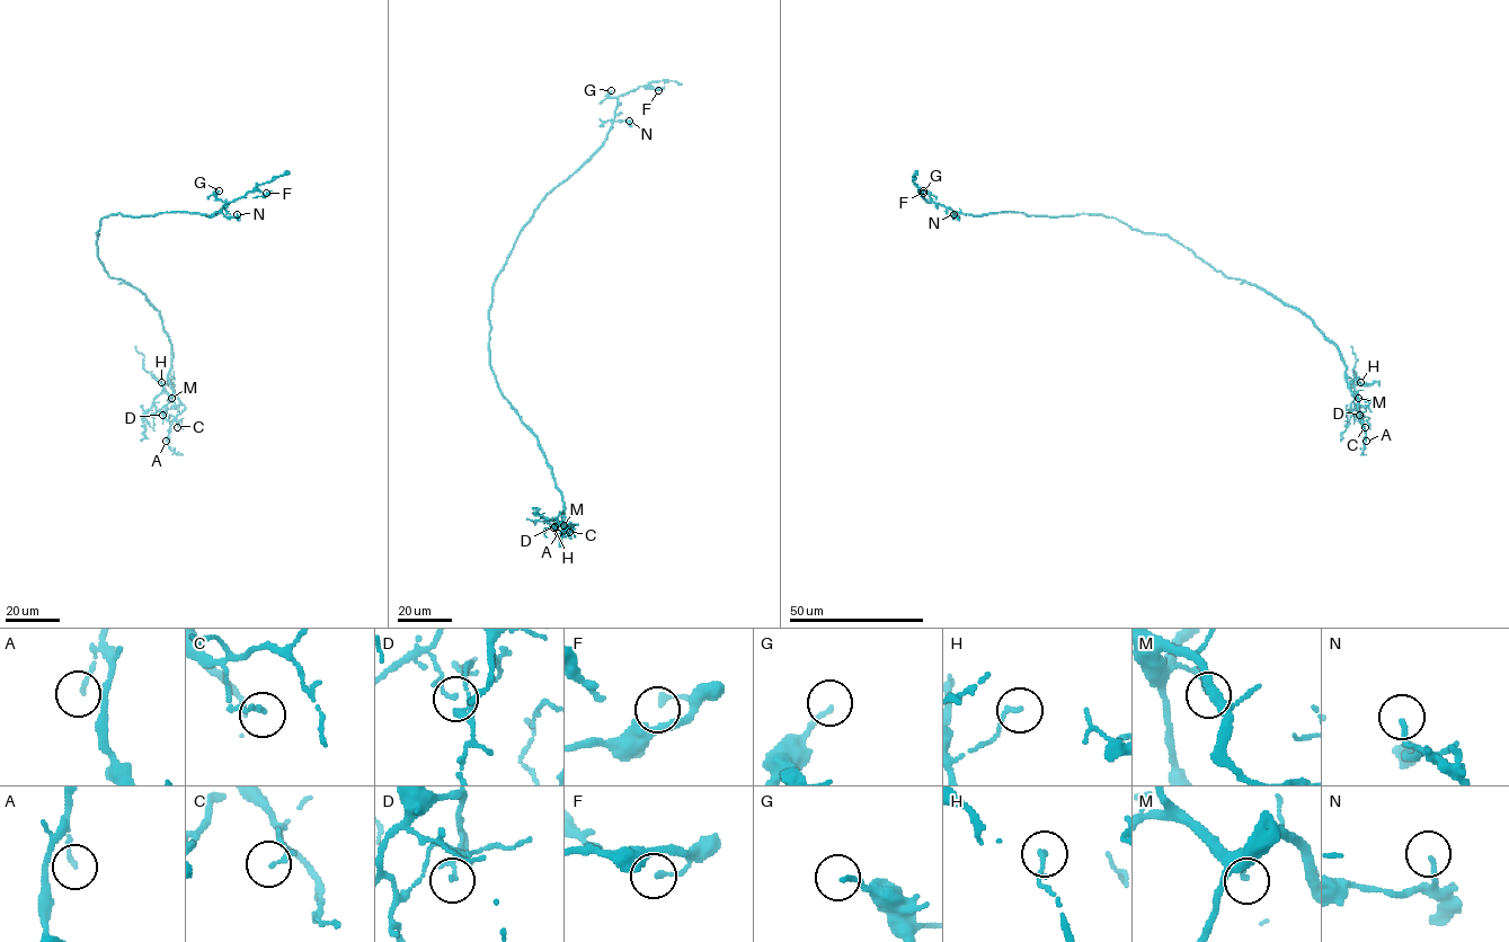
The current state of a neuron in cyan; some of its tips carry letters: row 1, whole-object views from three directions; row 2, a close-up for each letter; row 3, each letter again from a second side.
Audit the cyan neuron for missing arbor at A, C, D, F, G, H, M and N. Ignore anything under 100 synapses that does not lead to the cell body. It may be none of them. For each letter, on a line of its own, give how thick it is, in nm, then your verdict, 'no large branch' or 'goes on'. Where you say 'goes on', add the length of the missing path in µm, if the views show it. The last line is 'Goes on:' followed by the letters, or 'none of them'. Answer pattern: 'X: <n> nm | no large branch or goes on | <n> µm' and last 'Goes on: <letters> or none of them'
A: 130 nm | no large branch
C: 140 nm | no large branch
D: 90 nm | no large branch
F: 170 nm | no large branch
G: 140 nm | no large branch
H: 150 nm | no large branch
M: 130 nm | no large branch
N: 140 nm | no large branch
Goes on: none of them

